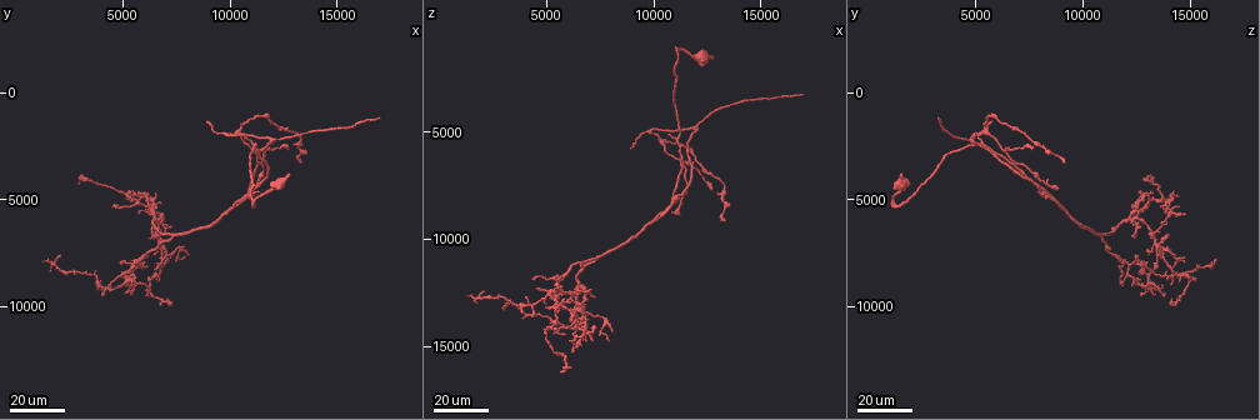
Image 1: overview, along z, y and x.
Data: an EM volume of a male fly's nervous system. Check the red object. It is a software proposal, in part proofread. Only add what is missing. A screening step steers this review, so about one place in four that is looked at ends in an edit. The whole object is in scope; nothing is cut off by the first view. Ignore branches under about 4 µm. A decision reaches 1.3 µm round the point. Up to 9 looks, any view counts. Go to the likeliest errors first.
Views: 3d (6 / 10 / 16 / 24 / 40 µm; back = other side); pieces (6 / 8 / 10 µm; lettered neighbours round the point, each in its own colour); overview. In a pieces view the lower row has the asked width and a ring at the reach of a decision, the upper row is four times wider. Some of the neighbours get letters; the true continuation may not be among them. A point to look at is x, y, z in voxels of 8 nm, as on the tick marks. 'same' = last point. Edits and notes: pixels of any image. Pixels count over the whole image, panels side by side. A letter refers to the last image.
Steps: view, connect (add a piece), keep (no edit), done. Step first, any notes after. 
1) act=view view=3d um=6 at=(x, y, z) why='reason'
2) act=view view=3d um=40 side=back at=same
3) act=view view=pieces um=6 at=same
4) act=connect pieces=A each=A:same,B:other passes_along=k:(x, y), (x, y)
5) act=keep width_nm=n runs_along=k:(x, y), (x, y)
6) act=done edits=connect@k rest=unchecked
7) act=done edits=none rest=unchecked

act=view view=3d um=40 at=(8900, 1400, 5800) why='free end'

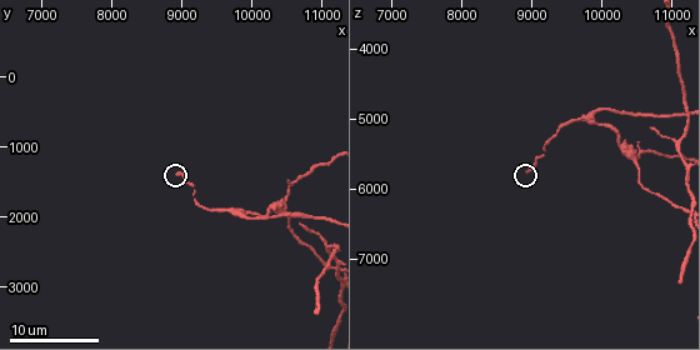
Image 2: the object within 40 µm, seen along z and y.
act=view view=pieces um=10 at=(8900, 1400, 5750) why='see the neighbours'

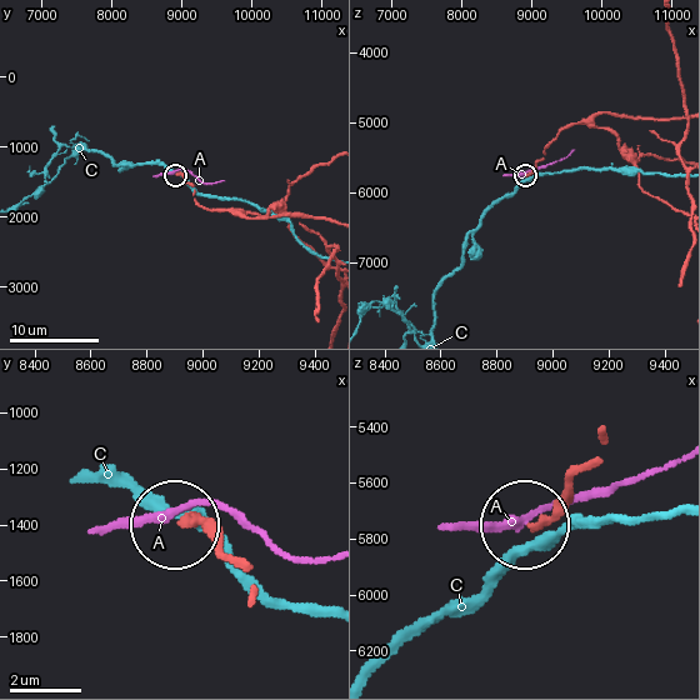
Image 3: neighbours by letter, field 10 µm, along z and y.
act=keep each=A:other,C:other runs_along=3:(641, 116), (598, 113), (568, 125), (526, 174) found='none of them fits'

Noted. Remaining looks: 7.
act=view view=pieces um=10 at=(10750, 2100, 5100) why='tapers out'

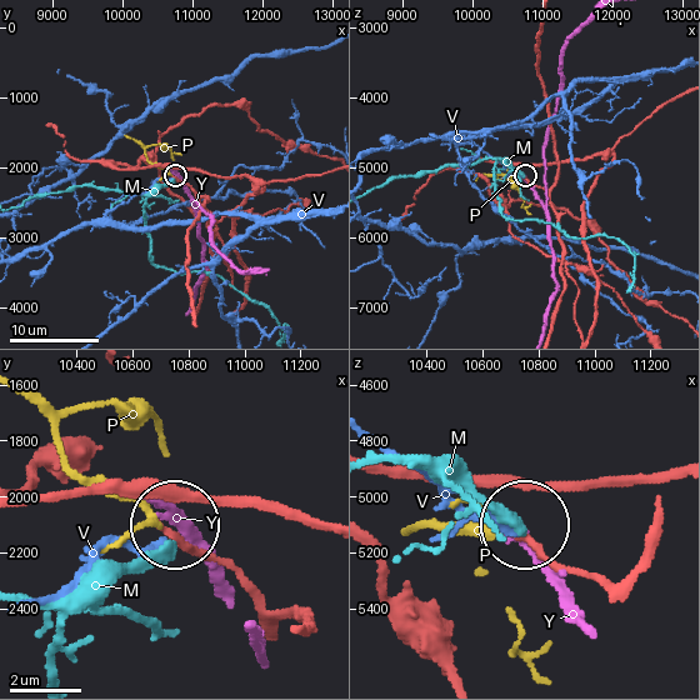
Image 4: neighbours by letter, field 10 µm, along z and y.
act=connect pieces=P each=M:other,P:same,V:other,Y:other found='it goes on there'

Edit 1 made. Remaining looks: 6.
act=view view=overview why='redraw'

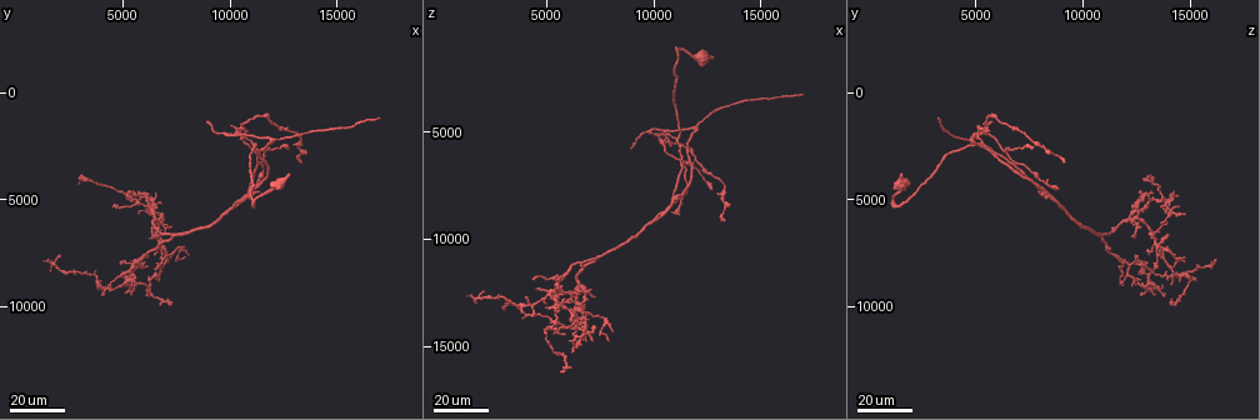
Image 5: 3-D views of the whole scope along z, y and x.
act=view view=3d um=24 at=(17000, 1100, 3400) why='long arm stops here'

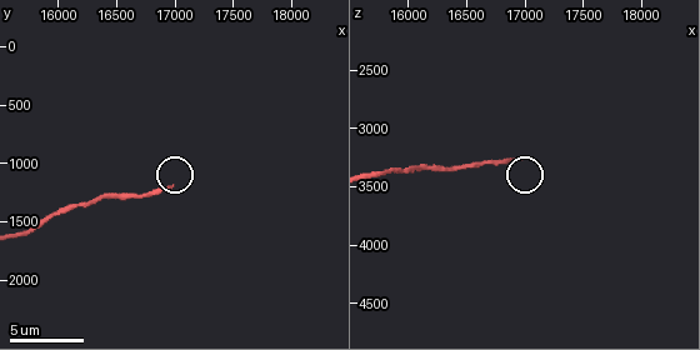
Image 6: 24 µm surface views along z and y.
act=view view=pieces um=6 at=(16940, 1180, 3240)

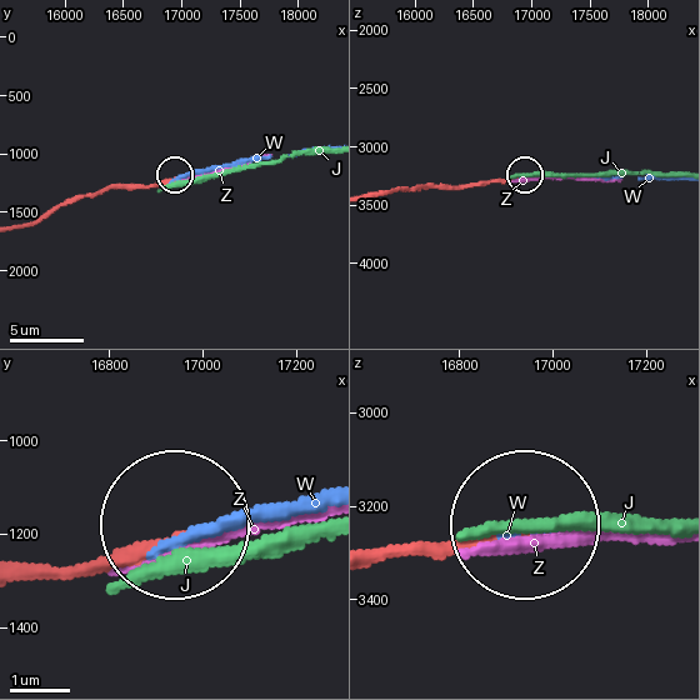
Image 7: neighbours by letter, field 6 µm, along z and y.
act=connect pieces=W each=J:other,W:same,Z:other passes_along=7:(485, 184), (514, 176), (679, 176) found='it goes on there'

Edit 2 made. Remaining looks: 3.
act=view view=overview why='see it whole again'

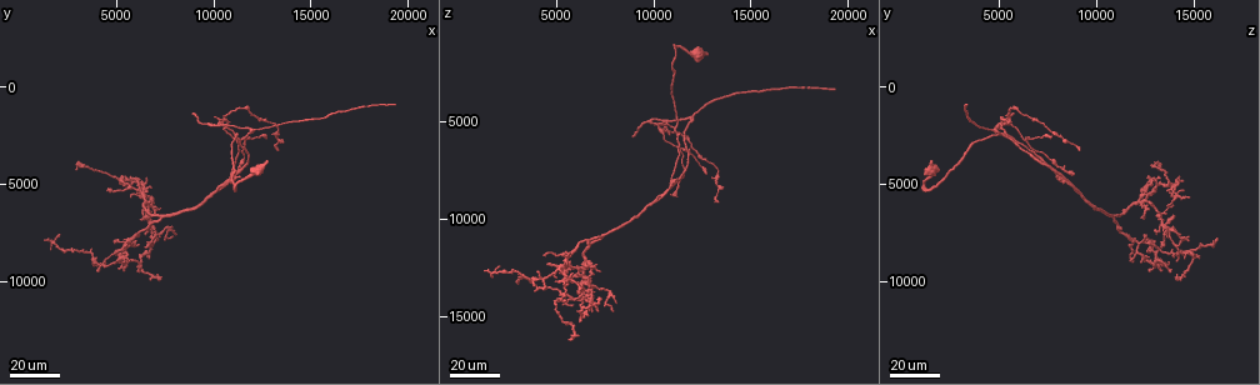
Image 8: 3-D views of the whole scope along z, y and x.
act=view view=3d um=24 at=(3100, 4000, 12900) why='an open end'

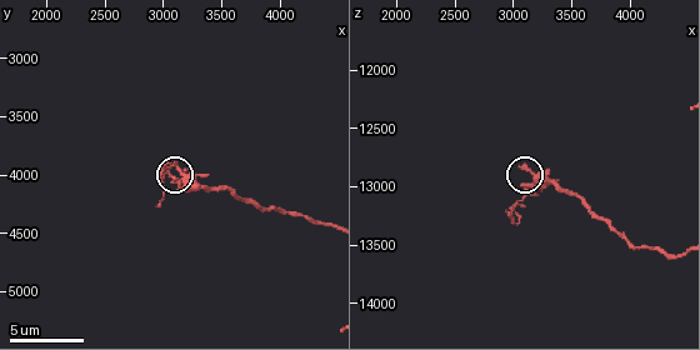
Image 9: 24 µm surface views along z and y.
act=view view=pieces um=6 at=(3080, 4040, 12840)

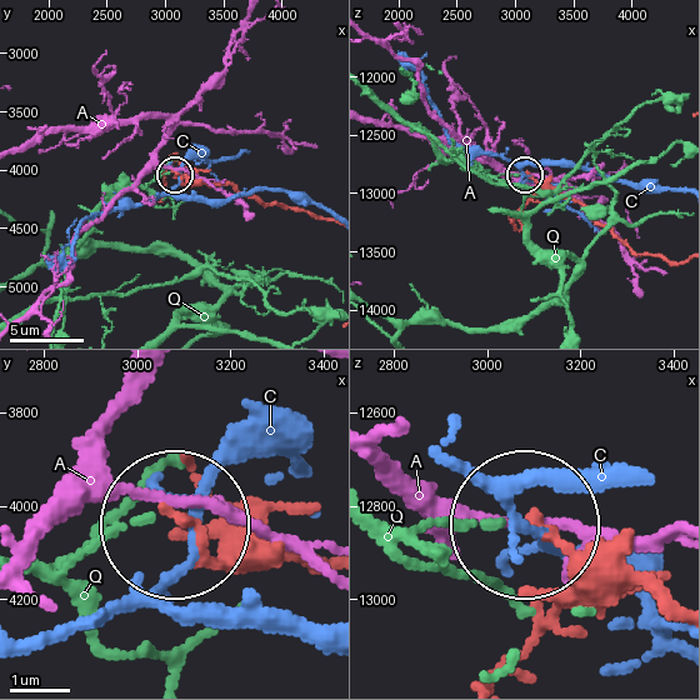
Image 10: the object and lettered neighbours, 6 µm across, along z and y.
act=keep width_nm=160 each=A:other,C:other,Q:other runs_along=10:(329, 219), (261, 204), (228, 185), (188, 181), (178, 175) found='none of them fits'

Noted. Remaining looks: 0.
act=done edits=connect@4,connect@7 rest=unchecked

